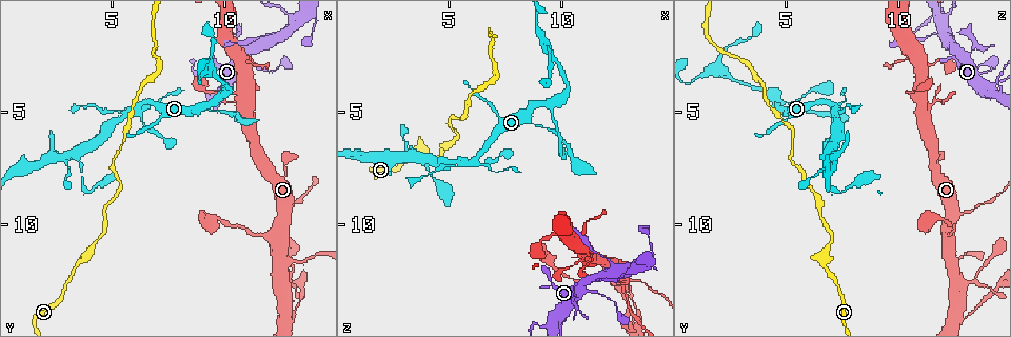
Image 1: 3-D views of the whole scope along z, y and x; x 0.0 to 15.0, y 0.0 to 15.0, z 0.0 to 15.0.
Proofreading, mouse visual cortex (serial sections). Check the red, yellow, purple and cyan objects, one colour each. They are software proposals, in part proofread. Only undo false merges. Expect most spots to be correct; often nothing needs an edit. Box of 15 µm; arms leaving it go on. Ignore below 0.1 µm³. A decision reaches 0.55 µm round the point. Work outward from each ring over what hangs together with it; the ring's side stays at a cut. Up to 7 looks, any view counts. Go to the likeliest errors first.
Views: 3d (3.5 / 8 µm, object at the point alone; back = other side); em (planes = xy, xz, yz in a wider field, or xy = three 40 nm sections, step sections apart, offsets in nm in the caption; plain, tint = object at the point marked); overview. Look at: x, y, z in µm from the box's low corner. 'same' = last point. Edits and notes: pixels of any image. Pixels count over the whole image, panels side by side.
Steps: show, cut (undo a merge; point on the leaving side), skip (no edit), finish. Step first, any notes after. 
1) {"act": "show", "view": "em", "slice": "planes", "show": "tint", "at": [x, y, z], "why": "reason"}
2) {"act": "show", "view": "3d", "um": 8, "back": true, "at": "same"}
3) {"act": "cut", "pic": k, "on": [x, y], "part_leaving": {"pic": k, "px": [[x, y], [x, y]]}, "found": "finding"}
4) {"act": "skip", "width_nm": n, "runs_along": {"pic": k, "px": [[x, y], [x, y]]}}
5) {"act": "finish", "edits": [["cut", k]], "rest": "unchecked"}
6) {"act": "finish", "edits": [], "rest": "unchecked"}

{"act": "show", "view": "3d", "um": 3.5, "at": [12.4, 1.5, 11.8], "why": "arms part here"}

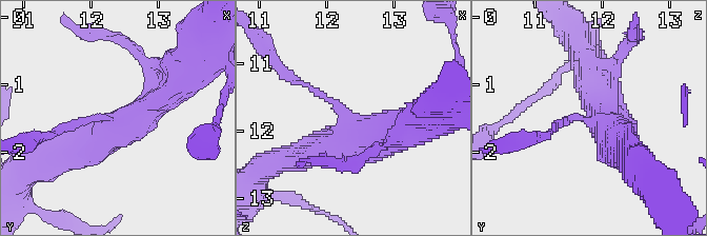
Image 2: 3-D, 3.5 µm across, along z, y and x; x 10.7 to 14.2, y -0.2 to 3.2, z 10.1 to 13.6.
{"act": "show", "view": "em", "slice": "xy", "step": 1, "show": "tint", "at": [12.30, 1.55, 11.90], "arms": 3, "arm_widths_nm": [100, 400, 400], "why": "shape alone is not enough"}

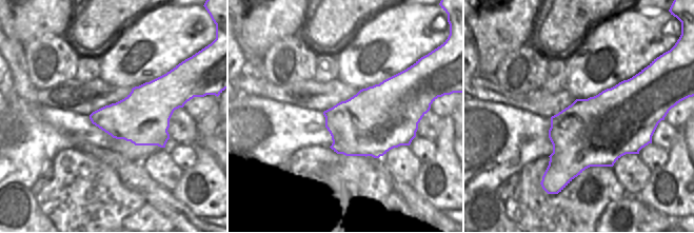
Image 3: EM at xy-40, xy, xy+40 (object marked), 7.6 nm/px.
{"act": "show", "view": "em", "slice": "xy", "step": 5, "show": "tint", "at": "same"}

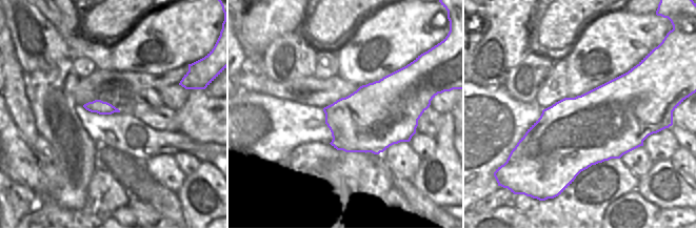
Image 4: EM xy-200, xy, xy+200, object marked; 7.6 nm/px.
{"act": "skip", "found": "one cell here"}

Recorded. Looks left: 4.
{"act": "show", "view": "3d", "um": 3.5, "at": [12.8, 9.5, 12.6], "why": "sudden change in width"}

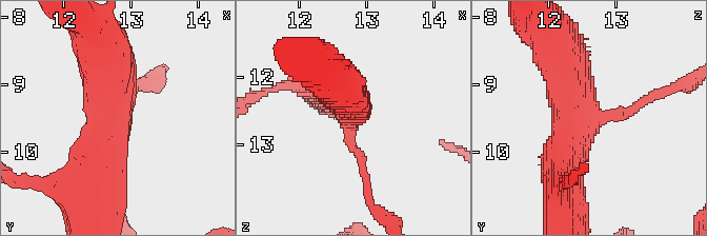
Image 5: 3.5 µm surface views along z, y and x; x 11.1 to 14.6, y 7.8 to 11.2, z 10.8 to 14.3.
{"act": "show", "view": "em", "slice": "xy", "step": 5, "show": "tint", "at": [12.75, 9.45, 12.75], "arms": 3, "arm_widths_nm": [150, 500, 600], "why": "shape alone is not enough"}

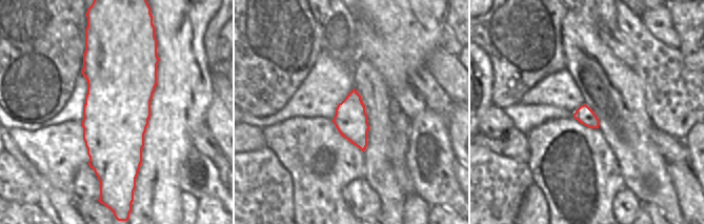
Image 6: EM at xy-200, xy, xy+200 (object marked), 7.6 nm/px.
{"act": "skip", "width_nm": 260, "runs_along": {"pic": 5, "px": [[558, 48], [571, 113], [617, 116], [652, 94]]}, "found": "continuous, no second cell"}

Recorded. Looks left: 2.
{"act": "show", "view": "3d", "um": 3.5, "at": [13.7, 11.6, 12.6], "why": "a narrow waist"}

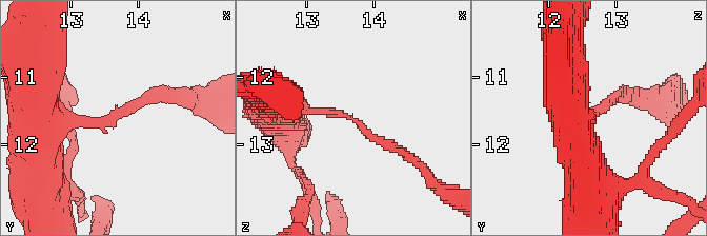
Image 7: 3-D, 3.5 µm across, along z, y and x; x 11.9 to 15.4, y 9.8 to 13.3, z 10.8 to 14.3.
{"act": "show", "view": "em", "slice": "xy", "step": 1, "show": "tint", "at": [13.70, 11.60, 12.60], "arm_widths_nm": [150, 250], "why": "now the EM"}

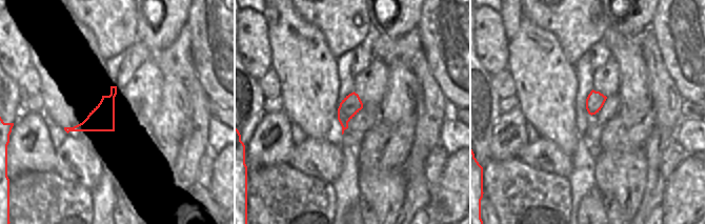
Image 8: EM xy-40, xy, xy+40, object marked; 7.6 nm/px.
{"act": "skip", "runs_along": {"pic": 7, "px": [[276, 105], [350, 116], [405, 154]]}, "found": "all the same cell"}

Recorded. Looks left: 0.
{"act": "finish", "edits": [], "rest": "unchecked"}

